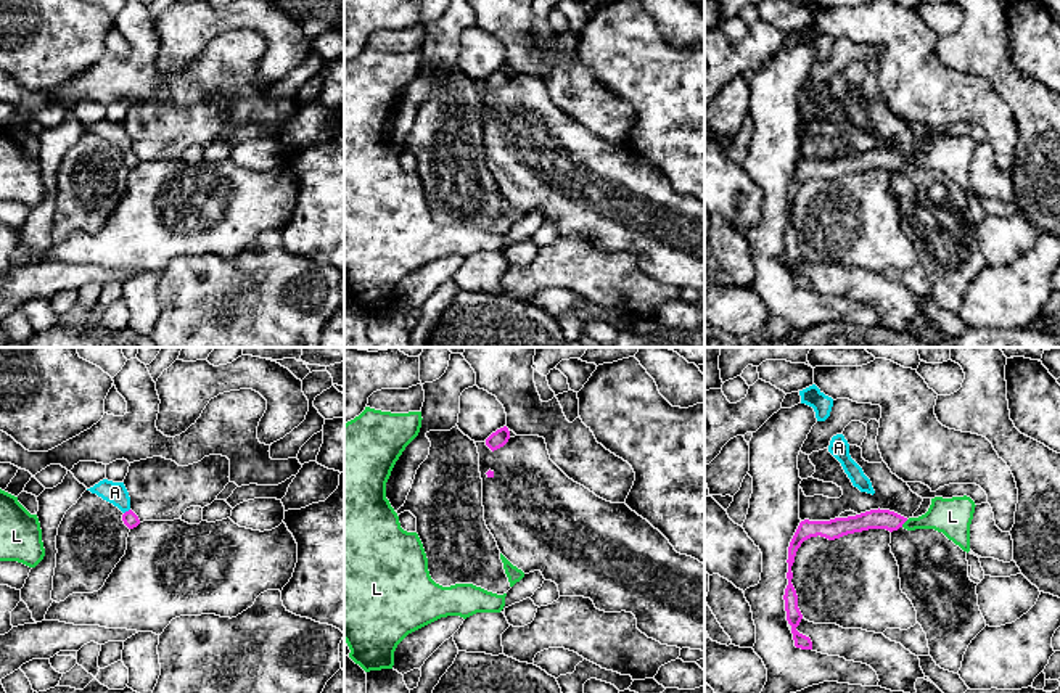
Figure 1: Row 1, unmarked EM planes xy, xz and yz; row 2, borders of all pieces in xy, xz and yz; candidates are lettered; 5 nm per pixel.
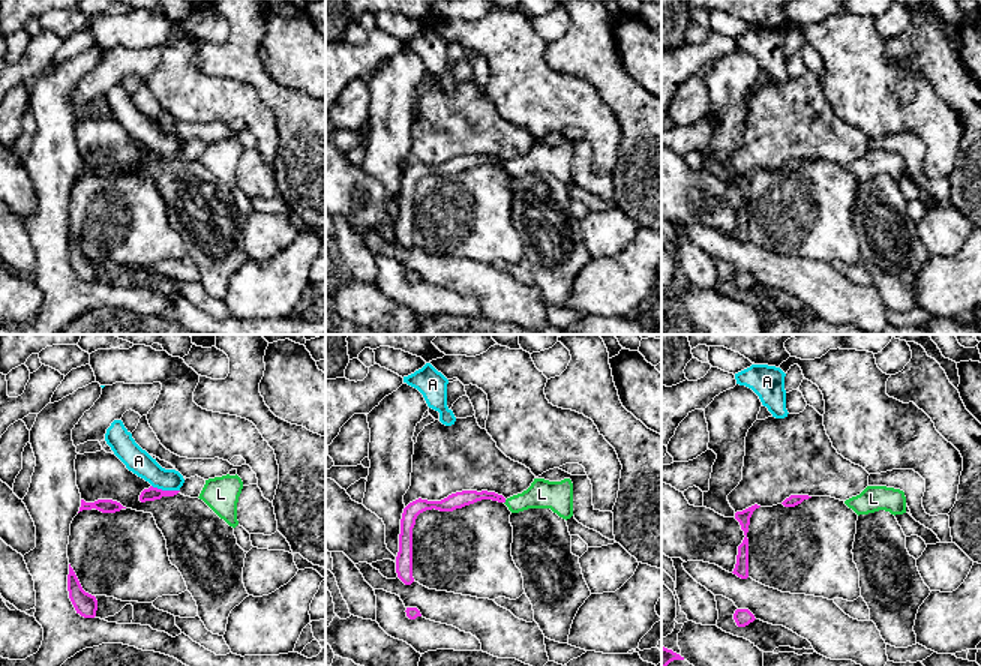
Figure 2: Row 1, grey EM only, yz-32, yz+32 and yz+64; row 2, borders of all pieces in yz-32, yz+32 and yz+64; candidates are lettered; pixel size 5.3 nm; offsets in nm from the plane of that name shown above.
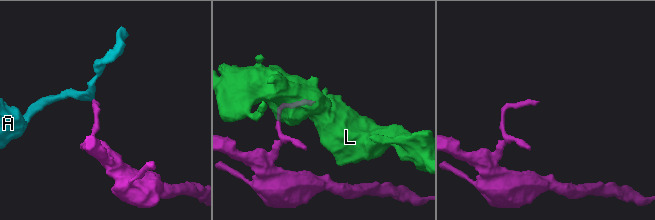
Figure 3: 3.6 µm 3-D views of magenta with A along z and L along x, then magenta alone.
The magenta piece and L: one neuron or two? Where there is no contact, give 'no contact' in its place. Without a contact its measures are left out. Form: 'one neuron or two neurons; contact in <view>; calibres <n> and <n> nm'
two neurons; contact in yz; calibres 100 and 190 nm

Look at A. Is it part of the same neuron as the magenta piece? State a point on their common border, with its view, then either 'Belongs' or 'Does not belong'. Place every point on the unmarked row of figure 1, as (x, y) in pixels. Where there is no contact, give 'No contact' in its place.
Touches magenta at xy (126, 151). Does not belong

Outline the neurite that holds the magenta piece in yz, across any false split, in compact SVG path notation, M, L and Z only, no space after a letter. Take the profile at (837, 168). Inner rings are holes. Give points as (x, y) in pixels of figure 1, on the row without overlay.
M870 150L856 156L848 158L835 158L830 161L809 161L804 159L799 162L790 187L788 187L788 225L785 228L785 251L787 251L787 260L791 265L791 273L795 280L795 286L801 289L812 289L812 281L809 277L799 273L796 267L799 265L803 254L798 248L798 235L791 223L793 212L791 206L795 203L795 196L801 183L811 177L825 177L828 180L840 178L848 174L862 172L869 169L886 169L889 172L898 170L902 167L902 164L907 161L907 158L889 151L889 150Z

